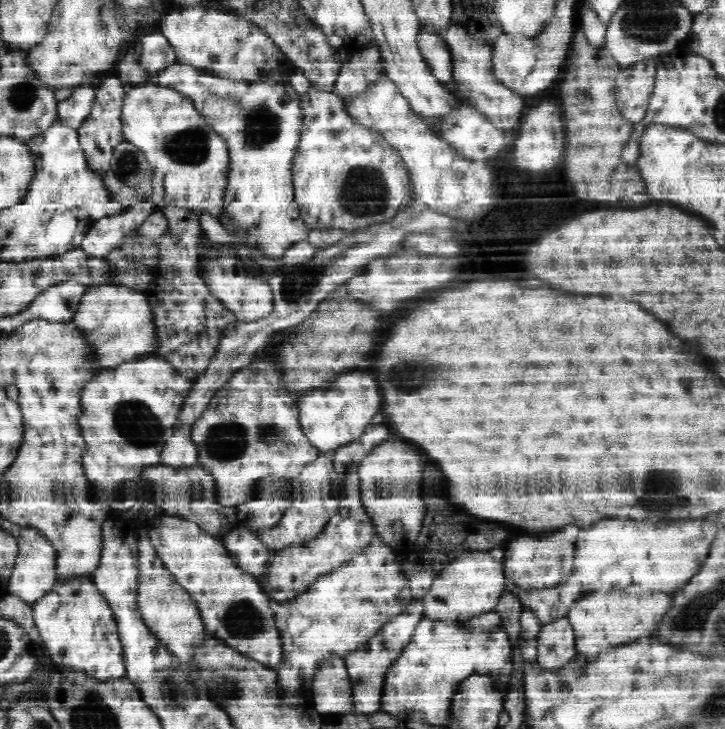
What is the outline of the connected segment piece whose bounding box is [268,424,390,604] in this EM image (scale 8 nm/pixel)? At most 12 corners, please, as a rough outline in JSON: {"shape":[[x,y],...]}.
{"shape":[[382,424],[334,452],[342,504],[319,536],[271,558],[279,604],[348,564],[375,524],[360,504],[359,464],[388,440]]}

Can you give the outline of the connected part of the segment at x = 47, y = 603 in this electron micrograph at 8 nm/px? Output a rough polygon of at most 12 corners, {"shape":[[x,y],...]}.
{"shape":[[91,579],[58,581],[32,610],[56,664],[124,677],[114,614]]}

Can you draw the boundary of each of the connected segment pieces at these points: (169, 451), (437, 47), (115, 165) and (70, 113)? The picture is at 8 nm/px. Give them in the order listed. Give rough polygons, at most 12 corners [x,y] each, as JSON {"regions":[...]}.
{"regions":[[[190,425],[162,447],[160,462],[189,469],[199,464]],[[421,31],[419,52],[442,82],[451,82],[452,56],[437,33]],[[123,140],[111,168],[140,201],[153,195],[142,150]],[[88,82],[57,102],[58,118],[78,129],[95,101]]]}

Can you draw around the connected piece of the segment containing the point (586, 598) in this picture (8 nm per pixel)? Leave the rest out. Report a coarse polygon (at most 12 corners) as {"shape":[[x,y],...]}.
{"shape":[[584,588],[569,607],[586,658],[645,638],[670,596]]}

